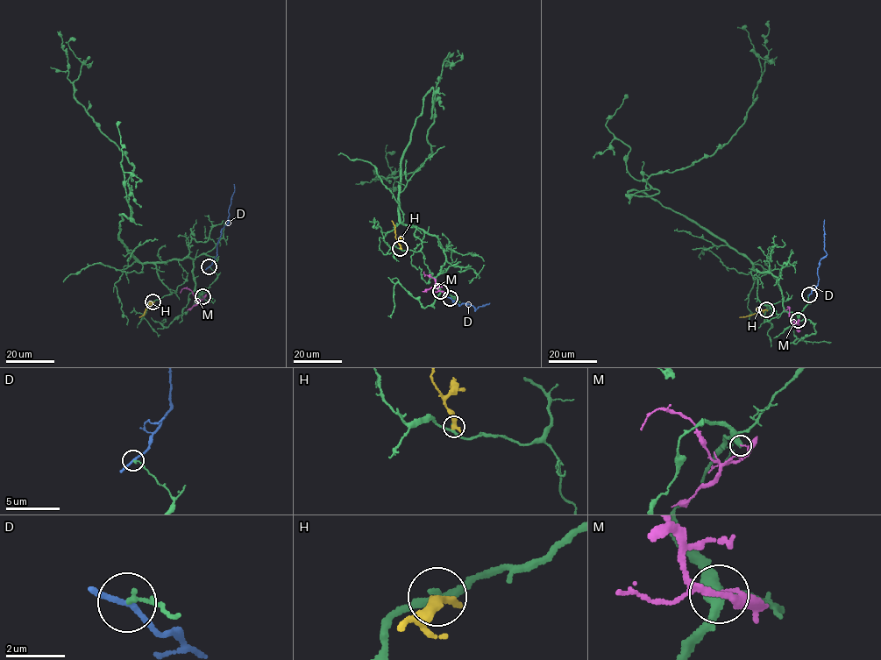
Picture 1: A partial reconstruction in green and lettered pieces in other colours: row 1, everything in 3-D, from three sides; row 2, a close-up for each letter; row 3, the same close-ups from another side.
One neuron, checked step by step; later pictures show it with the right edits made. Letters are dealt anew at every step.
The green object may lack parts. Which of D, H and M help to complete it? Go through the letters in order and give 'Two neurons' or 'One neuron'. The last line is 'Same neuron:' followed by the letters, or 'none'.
D: Two neurons
H: Two neurons
M: Two neurons
Same neuron: none

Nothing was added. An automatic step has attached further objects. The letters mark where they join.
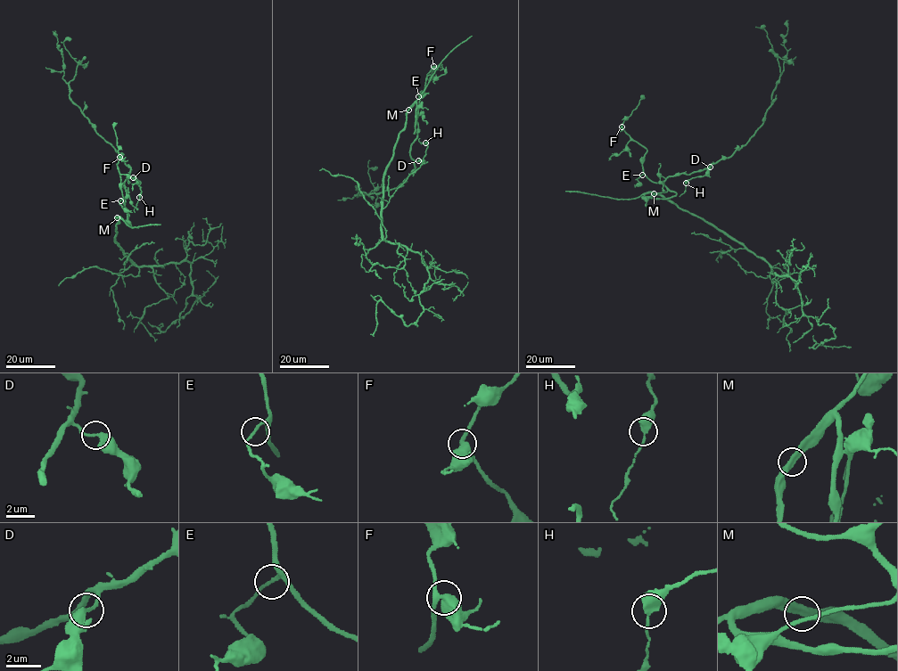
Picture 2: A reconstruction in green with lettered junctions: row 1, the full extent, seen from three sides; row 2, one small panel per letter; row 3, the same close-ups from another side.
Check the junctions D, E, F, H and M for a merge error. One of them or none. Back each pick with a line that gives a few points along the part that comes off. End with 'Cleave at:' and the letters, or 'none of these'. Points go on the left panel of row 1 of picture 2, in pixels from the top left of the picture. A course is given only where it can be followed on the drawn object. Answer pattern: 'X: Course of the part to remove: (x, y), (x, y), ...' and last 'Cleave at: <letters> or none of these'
Cleave at: none of these

